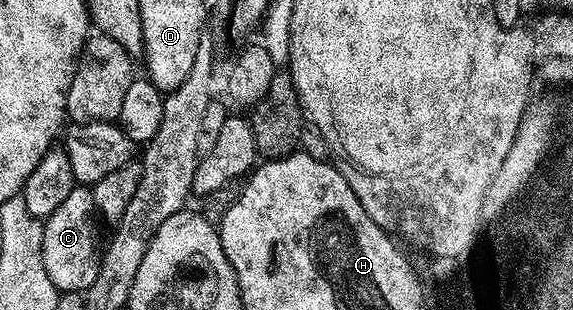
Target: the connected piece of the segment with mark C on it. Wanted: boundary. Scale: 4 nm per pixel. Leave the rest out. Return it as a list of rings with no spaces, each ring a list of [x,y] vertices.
[[[76,186],[73,190],[69,190],[65,202],[61,202],[61,206],[57,206],[57,210],[53,210],[53,214],[49,214],[46,220],[42,221],[43,241],[40,256],[49,282],[59,289],[60,293],[82,294],[89,286],[93,286],[93,278],[97,278],[101,259],[101,240],[99,244],[95,220],[97,221],[97,213],[90,187]]]

